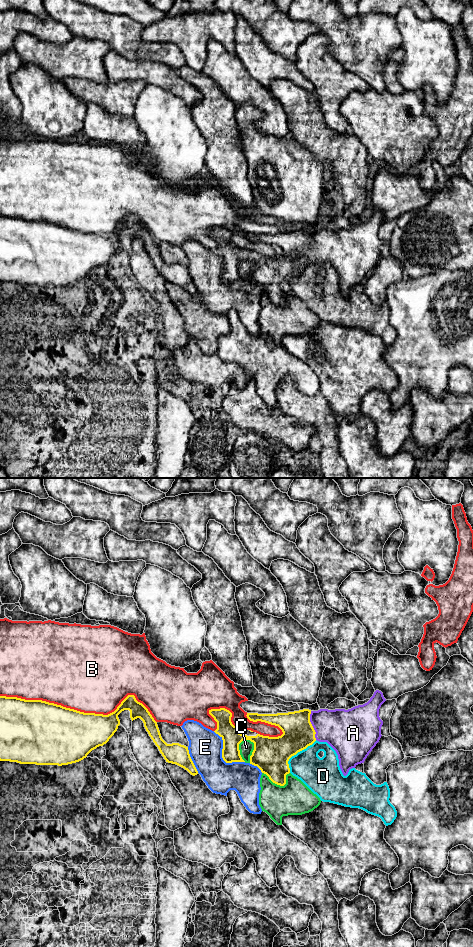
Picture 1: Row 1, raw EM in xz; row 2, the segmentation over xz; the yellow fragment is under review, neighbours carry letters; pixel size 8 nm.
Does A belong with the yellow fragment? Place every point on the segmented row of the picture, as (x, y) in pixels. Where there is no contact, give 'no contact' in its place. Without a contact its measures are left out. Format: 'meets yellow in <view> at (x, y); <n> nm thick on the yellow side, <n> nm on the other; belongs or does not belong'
meets yellow in xz at (311, 725); 260 nm thick on the yellow side, 320 nm on the other; belongs

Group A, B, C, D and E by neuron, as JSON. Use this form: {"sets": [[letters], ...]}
{"sets": [["A"], ["B"], ["C"], ["D"], ["E"]]}

